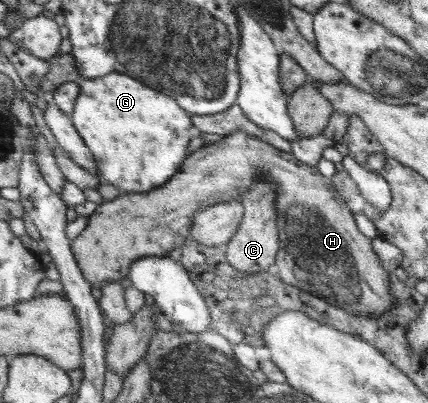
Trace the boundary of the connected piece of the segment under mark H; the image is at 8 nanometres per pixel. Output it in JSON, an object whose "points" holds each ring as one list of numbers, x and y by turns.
{"points":[[241,131,232,132,227,136,223,136,221,140,215,141,207,146,204,145,195,152,192,152,192,155,188,157,188,161,184,161,184,169,180,169,180,173,176,173,176,177,172,177,162,188,153,189,148,193,121,193,121,195,113,201,103,202,101,205,98,205,96,211,94,211,88,219,86,230,82,231,82,234,70,243,72,255,74,255,74,259,76,259,76,265,78,265,80,273,82,273,82,277,84,277,94,289,102,289,103,285,107,283,120,283,120,280,129,275,128,271,131,269,131,265,134,261,142,260,144,255,152,255,152,247,156,249,156,255,170,254,172,249,182,247,191,236,191,228,195,223,197,212,202,212,202,210,212,205,242,200,251,190,251,187,259,181,259,177,265,175,265,173,267,173,267,177,271,177,271,181,274,181,275,185,278,186,278,197,276,197,276,199,277,211,279,213,280,251,278,256,276,256,275,265,276,267,280,267,280,277,284,277,284,281,288,281,290,285,300,285,300,289,308,289,308,293,316,293,316,297,320,297,320,299,330,299,330,301,328,301,330,305,338,305,338,307,342,307,342,309,344,309,346,313,350,313,350,315,360,313,360,315,374,316,387,313,390,307,393,306,392,301,394,299,388,286,388,275,386,275,386,271,384,271,384,267,382,267,382,263,380,263,380,259,378,259,378,255,376,255,376,251,374,251,374,247,372,247,373,239,364,237,364,235,358,231,358,227,356,227,356,223,354,223,354,217,352,217,352,213,348,211,347,203,343,201,343,197,333,185,331,178,322,176,318,169,298,161,291,153,278,150,276,147,272,146,272,144,264,142,260,138,254,138,246,132]]}

